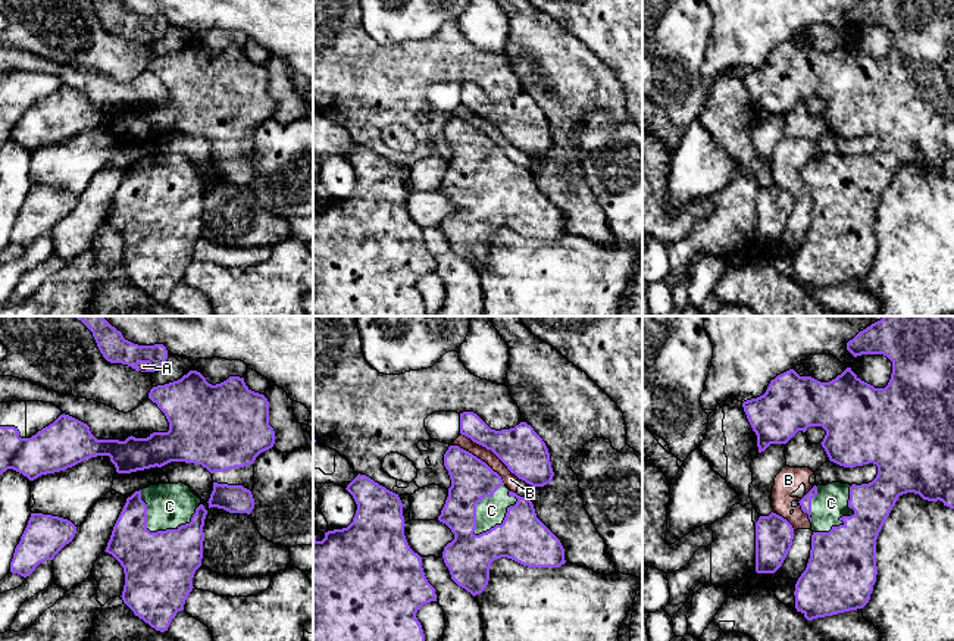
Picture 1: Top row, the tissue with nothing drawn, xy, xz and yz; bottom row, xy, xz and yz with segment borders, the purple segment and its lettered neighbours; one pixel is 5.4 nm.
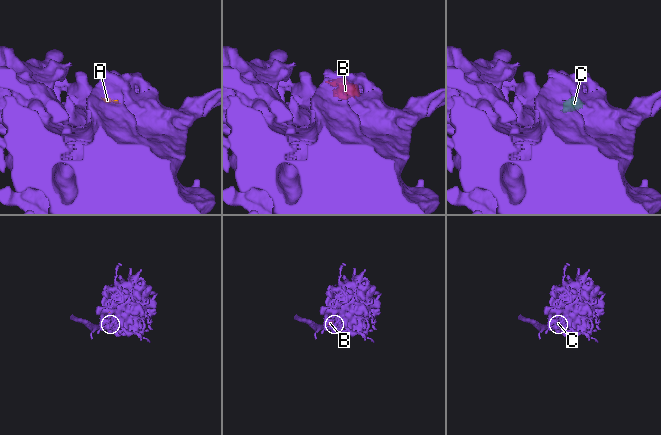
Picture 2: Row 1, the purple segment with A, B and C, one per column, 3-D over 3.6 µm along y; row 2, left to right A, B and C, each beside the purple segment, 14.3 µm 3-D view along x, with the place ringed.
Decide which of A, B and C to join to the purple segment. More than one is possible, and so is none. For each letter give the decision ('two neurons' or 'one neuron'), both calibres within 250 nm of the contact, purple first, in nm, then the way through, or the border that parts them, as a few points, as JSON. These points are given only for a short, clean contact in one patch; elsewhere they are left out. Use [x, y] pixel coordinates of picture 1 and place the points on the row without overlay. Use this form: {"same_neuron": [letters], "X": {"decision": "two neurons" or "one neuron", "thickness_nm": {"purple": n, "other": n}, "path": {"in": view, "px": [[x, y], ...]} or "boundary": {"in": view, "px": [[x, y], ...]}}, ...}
{"same_neuron": ["A", "C"], "A": {"decision": "one neuron", "thickness_nm": {"purple": 160, "other": 50}, "path": {"in": "xy", "px": [[115, 19], [140, 28], [146, 40], [143, 37]]}}, "B": {"decision": "two neurons", "thickness_nm": {"purple": 240, "other": 80}}, "C": {"decision": "one neuron", "thickness_nm": {"purple": 240, "other": 160}, "path": {"in": "xz", "px": [[472, 150], [475, 156], [475, 178], [491, 181]]}}}

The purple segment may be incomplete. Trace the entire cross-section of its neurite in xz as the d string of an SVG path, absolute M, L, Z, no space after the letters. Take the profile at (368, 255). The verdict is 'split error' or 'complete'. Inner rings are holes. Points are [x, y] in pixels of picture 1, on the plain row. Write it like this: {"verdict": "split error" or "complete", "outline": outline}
{"verdict": "split error", "outline": "M360 144L345 160L357 175L353 193L347 198L325 203L325 209L318 212L315 188L319 160L313 154L313 316L426 316L416 284L423 275L437 272L437 265L425 247L422 228L406 210L398 165Z"}

